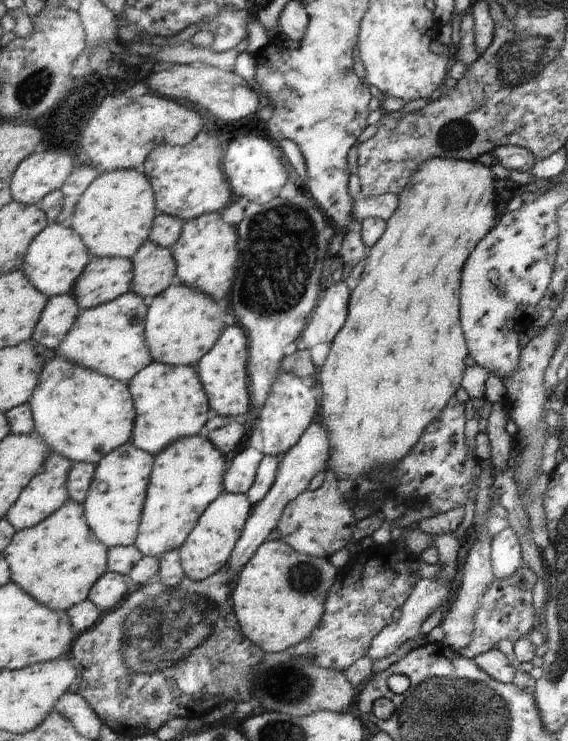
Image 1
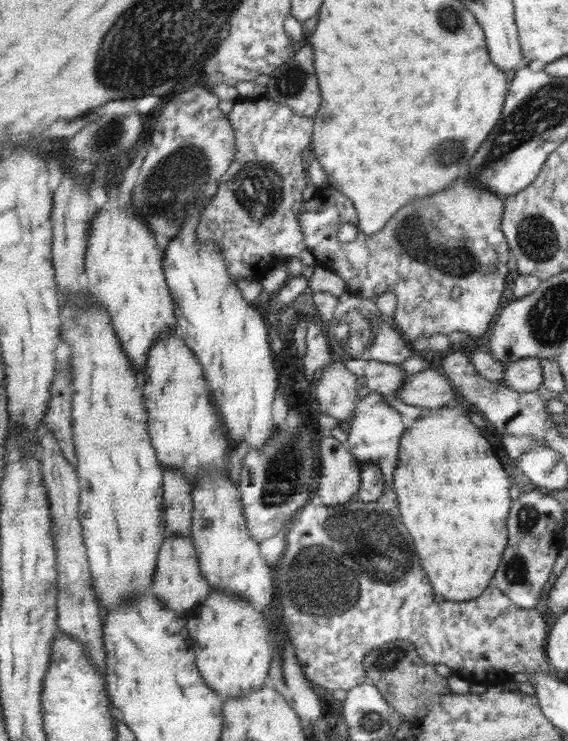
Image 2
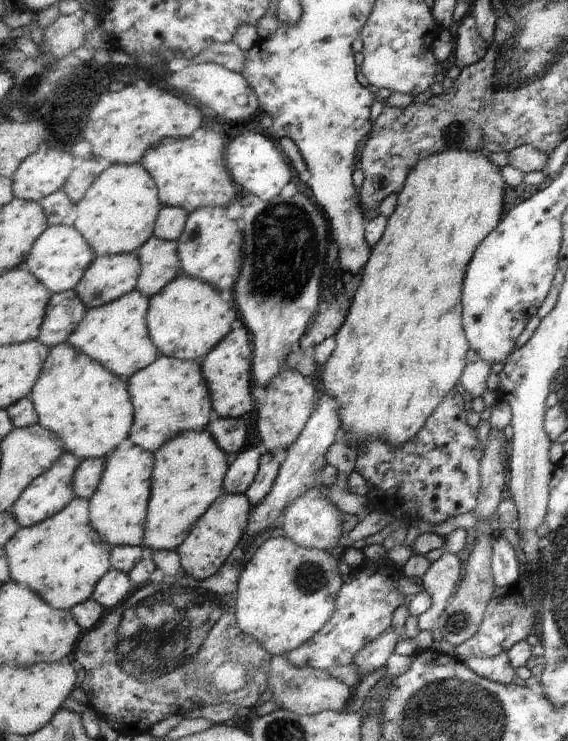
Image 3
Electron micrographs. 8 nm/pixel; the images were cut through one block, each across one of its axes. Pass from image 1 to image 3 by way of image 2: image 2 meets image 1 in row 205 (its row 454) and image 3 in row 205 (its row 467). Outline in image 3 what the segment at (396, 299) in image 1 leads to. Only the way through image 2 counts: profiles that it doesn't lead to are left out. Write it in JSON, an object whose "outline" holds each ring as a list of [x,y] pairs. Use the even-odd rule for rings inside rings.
{"outline":[[[449,148],[443,152],[423,156],[423,160],[419,160],[406,177],[406,184],[403,190],[398,193],[397,208],[395,208],[393,216],[389,217],[383,238],[372,249],[370,262],[362,274],[362,280],[352,299],[347,320],[336,335],[335,348],[322,370],[324,392],[335,398],[337,410],[341,416],[341,424],[343,424],[342,428],[345,428],[347,434],[351,434],[351,438],[358,443],[358,446],[366,439],[390,441],[391,444],[403,446],[407,440],[411,440],[425,426],[426,420],[437,411],[443,400],[446,400],[447,395],[459,384],[459,378],[463,376],[463,372],[470,366],[467,354],[472,348],[463,326],[463,283],[466,282],[465,272],[467,272],[467,264],[471,262],[473,254],[481,246],[483,240],[502,223],[505,186],[507,184],[501,176],[500,170],[501,168],[488,160],[486,153]]]}

